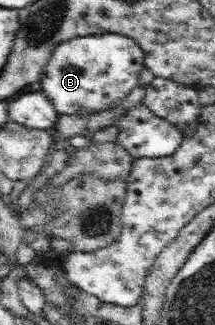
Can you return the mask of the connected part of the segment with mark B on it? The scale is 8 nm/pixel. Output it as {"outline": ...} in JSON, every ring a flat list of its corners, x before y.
{"outline":[[85,35,81,37,73,37,69,41,57,43,47,65,41,71,39,83,41,90,49,101,55,106,55,110,59,115,71,115,74,113,81,113,83,110,91,111,92,113,99,113,111,107,118,107,121,105,123,99,131,93,134,87,137,87,137,79,139,73,144,68,144,57,141,46,128,35]]}

